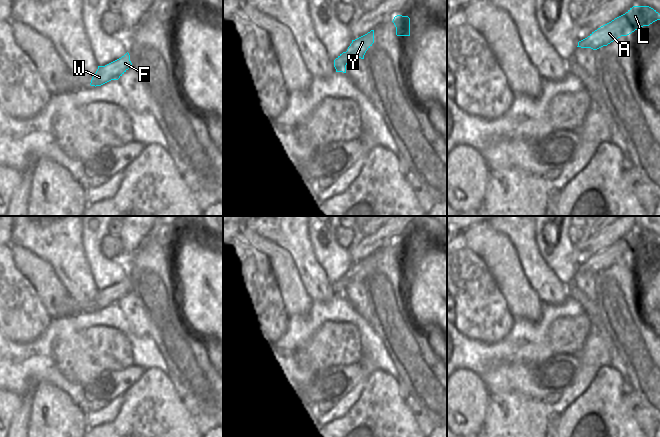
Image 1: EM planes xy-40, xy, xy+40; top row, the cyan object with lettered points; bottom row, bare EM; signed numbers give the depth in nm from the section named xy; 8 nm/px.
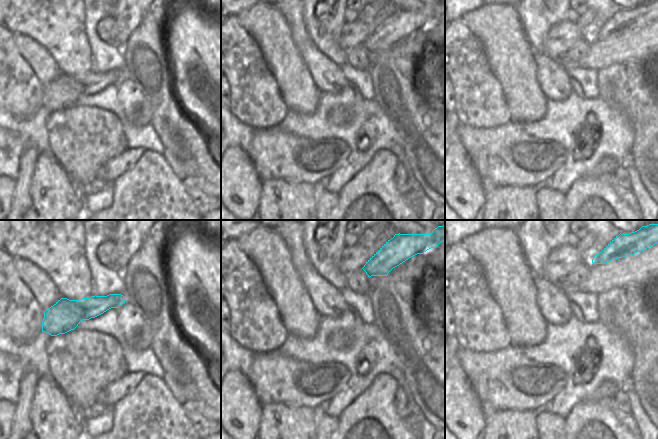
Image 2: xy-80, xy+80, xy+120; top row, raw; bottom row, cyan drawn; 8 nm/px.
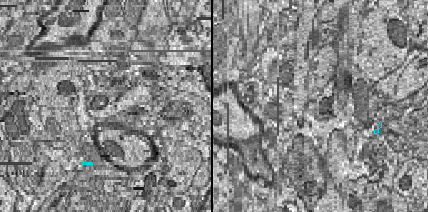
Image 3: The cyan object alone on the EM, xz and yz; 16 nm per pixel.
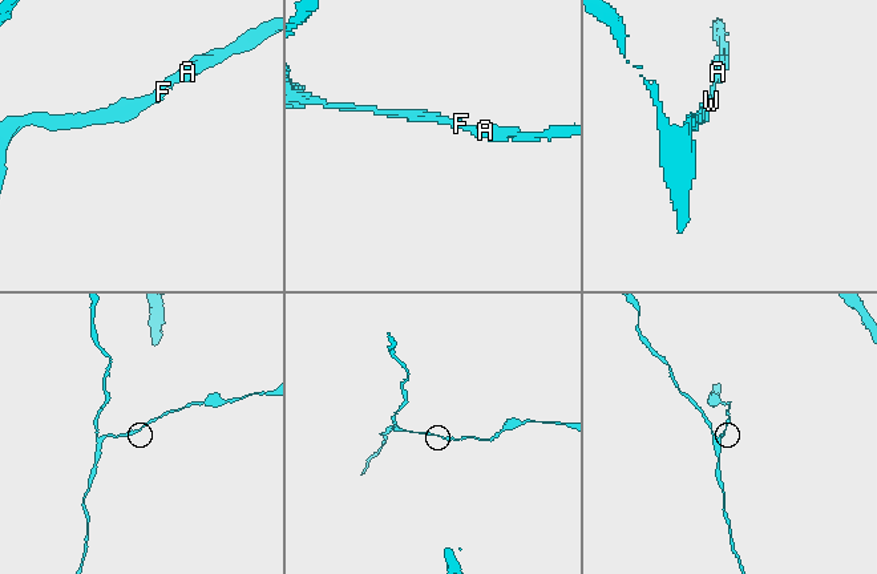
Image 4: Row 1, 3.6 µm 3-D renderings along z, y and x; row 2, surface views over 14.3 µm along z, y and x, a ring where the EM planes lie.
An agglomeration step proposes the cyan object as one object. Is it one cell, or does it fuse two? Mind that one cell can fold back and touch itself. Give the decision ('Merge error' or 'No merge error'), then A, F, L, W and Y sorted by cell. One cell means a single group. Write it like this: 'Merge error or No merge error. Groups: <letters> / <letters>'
No merge error. Groups: A F L W Y.

